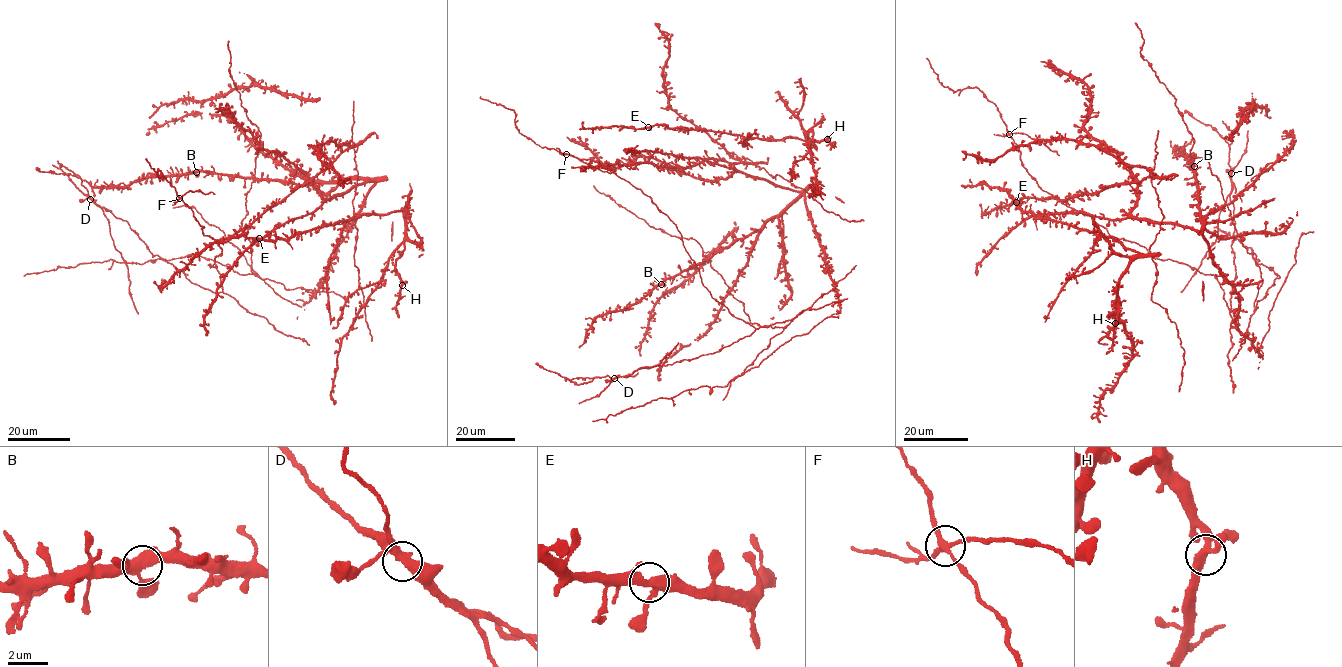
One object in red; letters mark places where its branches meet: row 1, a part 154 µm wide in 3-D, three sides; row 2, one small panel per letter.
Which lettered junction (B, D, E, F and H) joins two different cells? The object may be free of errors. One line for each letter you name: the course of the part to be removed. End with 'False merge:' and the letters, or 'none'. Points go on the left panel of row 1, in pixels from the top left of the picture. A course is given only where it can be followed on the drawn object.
F: course (180, 198), (190, 190), (215, 194)
False merge: F

